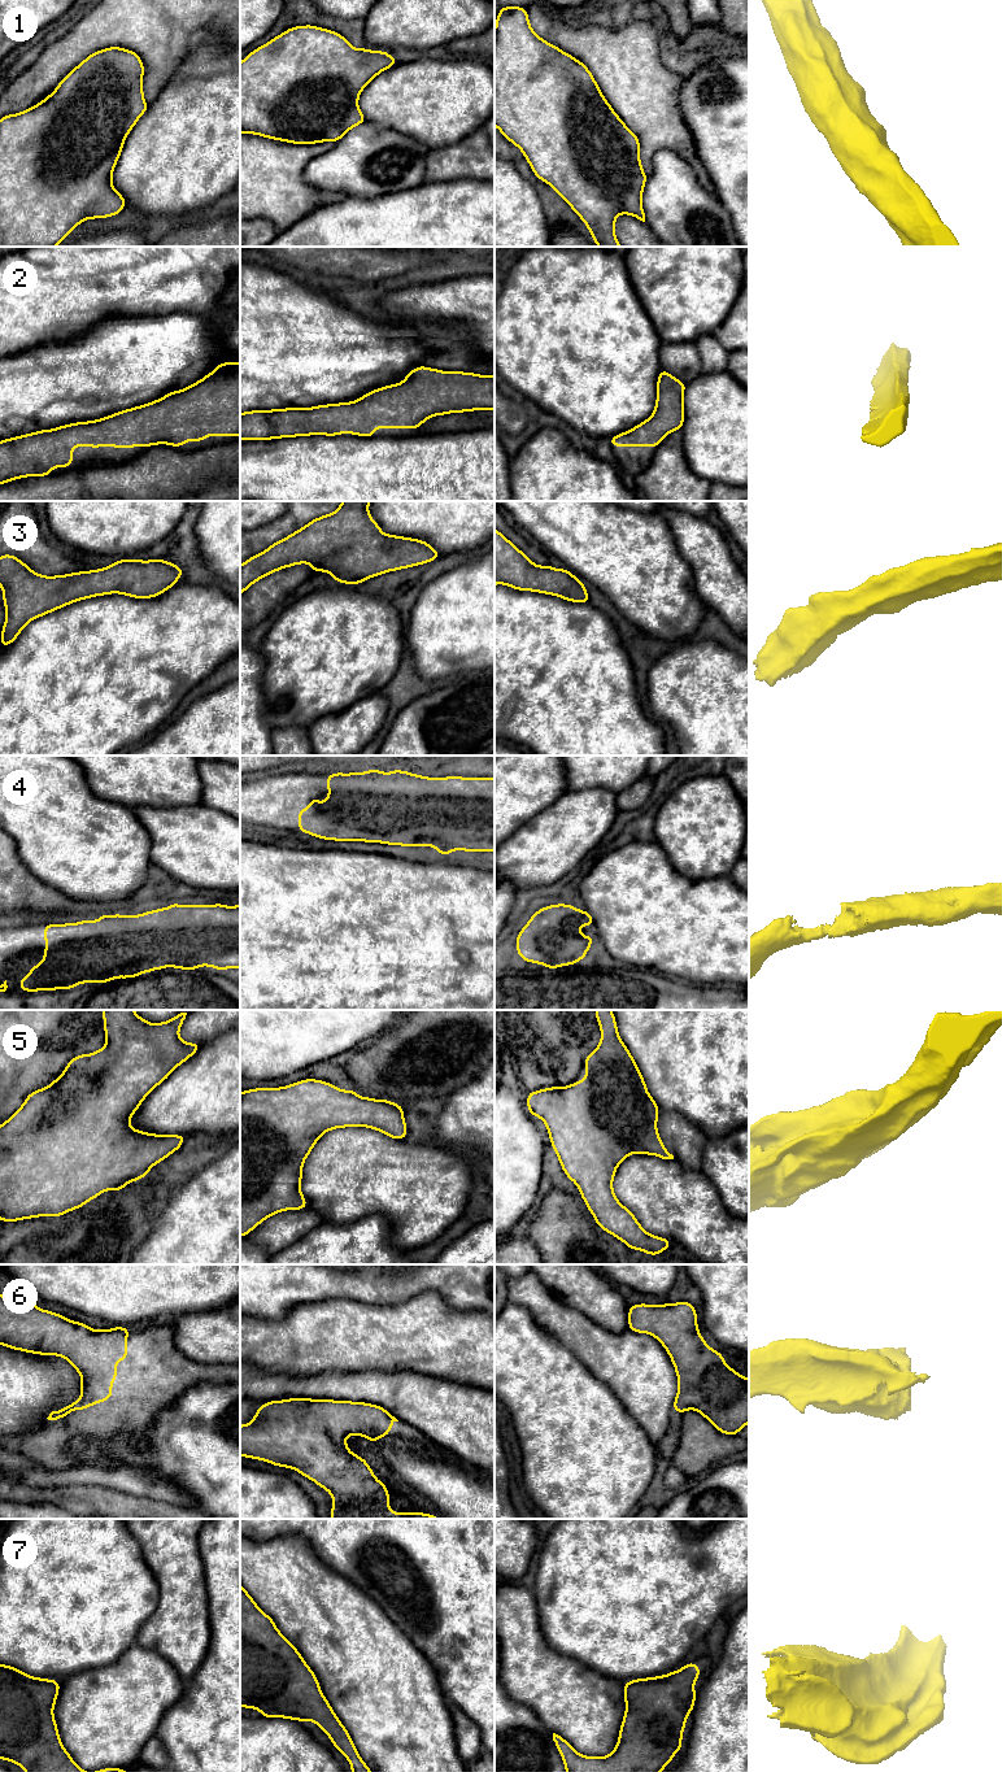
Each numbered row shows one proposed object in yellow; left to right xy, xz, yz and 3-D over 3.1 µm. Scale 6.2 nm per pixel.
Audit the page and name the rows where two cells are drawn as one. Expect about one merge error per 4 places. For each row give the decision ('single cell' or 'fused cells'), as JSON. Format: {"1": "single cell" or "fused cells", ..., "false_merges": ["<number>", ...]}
{"1": "single cell", "2": "single cell", "3": "single cell", "4": "single cell", "5": "single cell", "6": "single cell", "7": "single cell", "false_merges": []}

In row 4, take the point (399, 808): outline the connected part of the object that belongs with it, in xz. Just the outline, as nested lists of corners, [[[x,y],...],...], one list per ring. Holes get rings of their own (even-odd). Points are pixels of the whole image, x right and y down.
[[[367,770],[365,772],[336,772],[327,775],[327,800],[317,801],[315,797],[310,798],[308,809],[299,810],[299,831],[309,833],[322,840],[334,841],[363,841],[363,843],[380,843],[387,845],[400,846],[434,846],[441,855],[448,855],[453,850],[474,852],[493,852],[495,853],[495,778],[465,778],[465,776],[446,776],[446,778],[428,778],[423,775],[415,775],[409,771],[392,770],[391,772],[383,772],[382,770]]]

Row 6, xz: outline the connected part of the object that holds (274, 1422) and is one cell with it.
[[[288,1398],[269,1401],[261,1405],[252,1421],[240,1425],[240,1457],[258,1459],[278,1467],[292,1468],[314,1481],[332,1497],[331,1519],[439,1519],[435,1514],[393,1512],[389,1490],[375,1477],[367,1462],[347,1446],[348,1436],[358,1434],[375,1442],[392,1431],[392,1423],[398,1421],[385,1409],[378,1405],[353,1401]]]

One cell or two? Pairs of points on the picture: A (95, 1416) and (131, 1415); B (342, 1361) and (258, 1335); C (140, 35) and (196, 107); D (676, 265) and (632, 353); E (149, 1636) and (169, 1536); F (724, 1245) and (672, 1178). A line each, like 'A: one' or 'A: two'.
A: one
B: one
C: two
D: two
E: one
F: one

